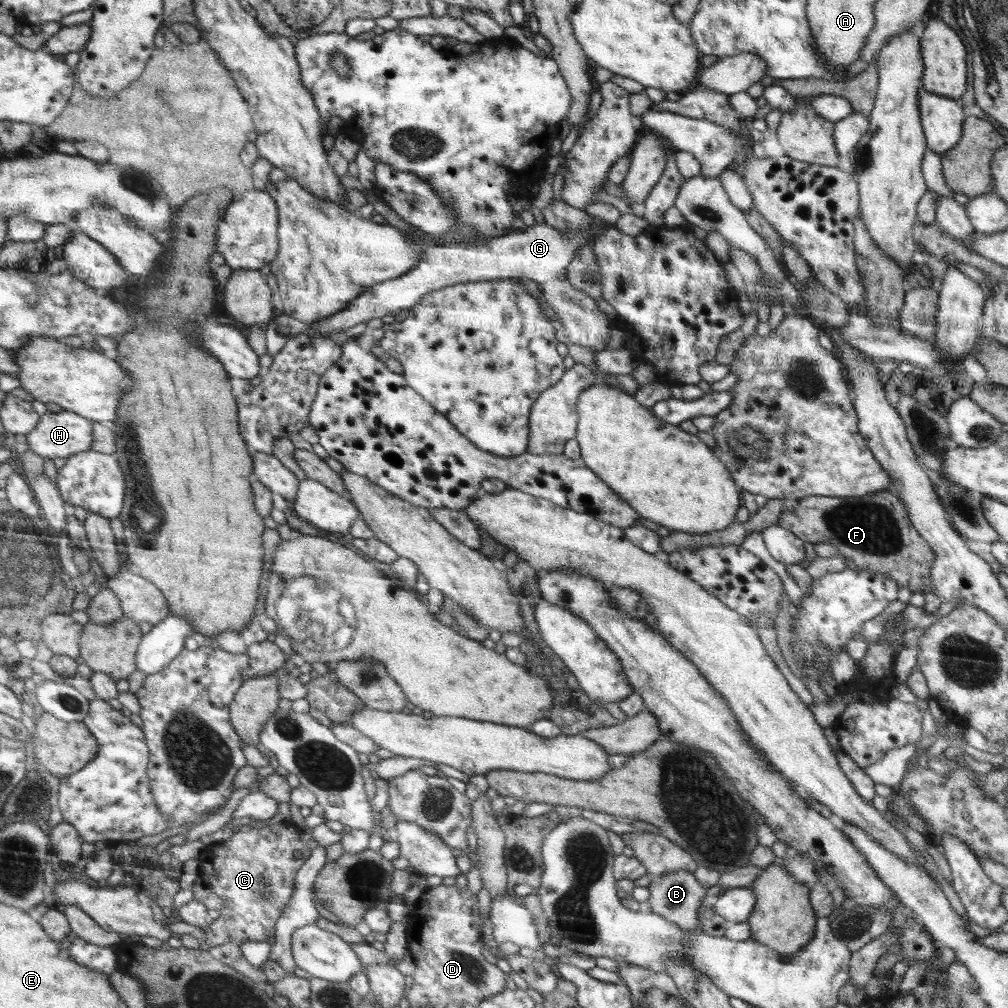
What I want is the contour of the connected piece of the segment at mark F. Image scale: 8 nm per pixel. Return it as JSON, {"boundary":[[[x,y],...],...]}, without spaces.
{"boundary":[[[880,491],[865,497],[804,497],[793,503],[794,510],[785,509],[779,516],[778,524],[786,530],[793,531],[798,538],[806,542],[831,544],[838,550],[841,557],[852,559],[854,564],[862,569],[878,571],[893,578],[899,588],[906,587],[911,592],[933,592],[932,566],[936,554],[932,546],[918,534],[916,527],[909,518],[908,507],[892,491]]]}

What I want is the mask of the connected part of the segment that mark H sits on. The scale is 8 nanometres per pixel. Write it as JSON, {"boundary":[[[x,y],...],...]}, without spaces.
{"boundary":[[[71,410],[46,412],[36,430],[27,434],[27,442],[30,448],[43,458],[70,458],[93,448],[95,426],[96,422]]]}

